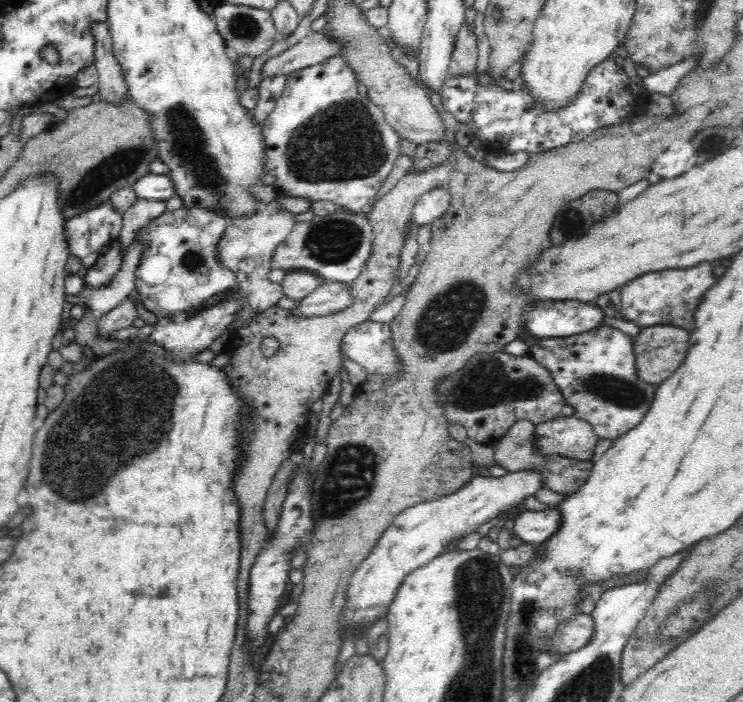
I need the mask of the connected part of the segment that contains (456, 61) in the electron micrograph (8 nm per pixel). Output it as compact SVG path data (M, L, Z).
M464 24L455 40L455 47L449 64L449 76L474 75L477 56L478 49L476 48L473 27L467 28Z

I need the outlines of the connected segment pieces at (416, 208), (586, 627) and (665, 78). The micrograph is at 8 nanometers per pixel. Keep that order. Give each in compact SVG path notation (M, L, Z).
M435 188L425 192L414 203L411 218L419 227L432 225L447 210L450 204L450 193L447 188Z
M580 613L576 615L571 621L562 625L550 638L553 648L562 655L576 652L584 645L592 642L594 638L595 624L592 615Z
M690 57L677 62L664 70L650 73L642 77L642 87L648 94L664 94L671 96L674 94L681 78L684 78L696 64L696 57Z

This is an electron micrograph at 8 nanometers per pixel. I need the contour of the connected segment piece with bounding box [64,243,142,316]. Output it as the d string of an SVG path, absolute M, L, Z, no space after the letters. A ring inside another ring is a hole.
M132 243L120 268L116 270L116 274L108 284L94 288L85 285L78 294L65 294L64 302L72 306L79 304L84 308L90 308L97 316L110 312L134 291L134 280L136 280L134 270L140 264L140 252L142 252L142 243Z

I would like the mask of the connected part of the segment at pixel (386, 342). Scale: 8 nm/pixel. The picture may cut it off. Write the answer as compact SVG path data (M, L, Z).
M366 321L344 334L340 342L340 354L359 364L367 373L394 375L400 364L396 359L390 323Z

